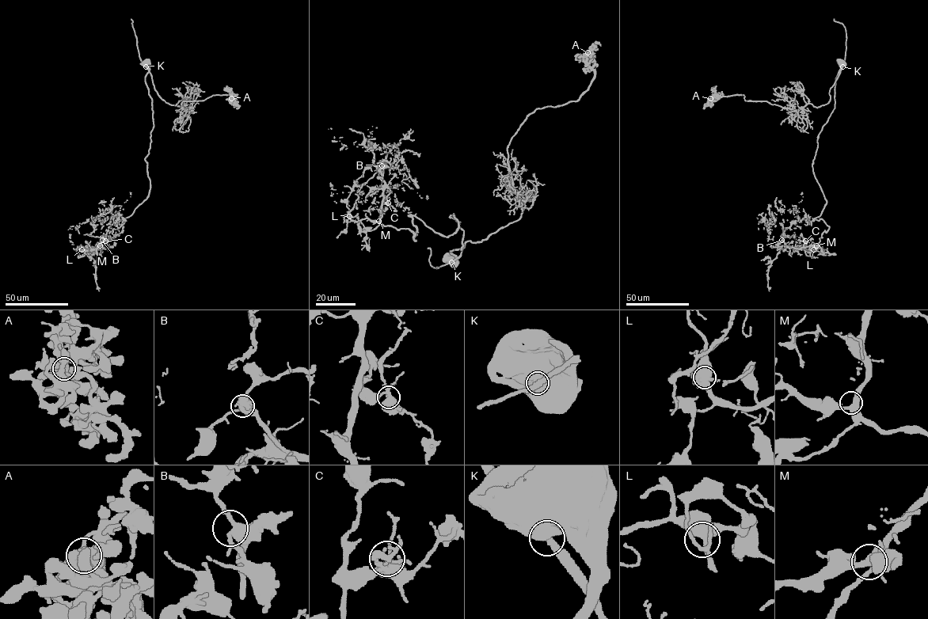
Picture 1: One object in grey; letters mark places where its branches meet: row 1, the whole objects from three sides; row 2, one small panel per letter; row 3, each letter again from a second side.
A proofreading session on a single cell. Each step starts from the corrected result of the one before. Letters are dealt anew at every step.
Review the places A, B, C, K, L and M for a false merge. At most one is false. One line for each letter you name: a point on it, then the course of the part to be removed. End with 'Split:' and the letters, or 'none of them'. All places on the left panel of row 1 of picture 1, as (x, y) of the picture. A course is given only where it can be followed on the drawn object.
K: at (146, 66); foreign part runs (146, 66), (157, 93), (166, 103), (183, 108), (192, 104), (185, 109), (183, 101), (236, 95), (236, 108)
Split: K

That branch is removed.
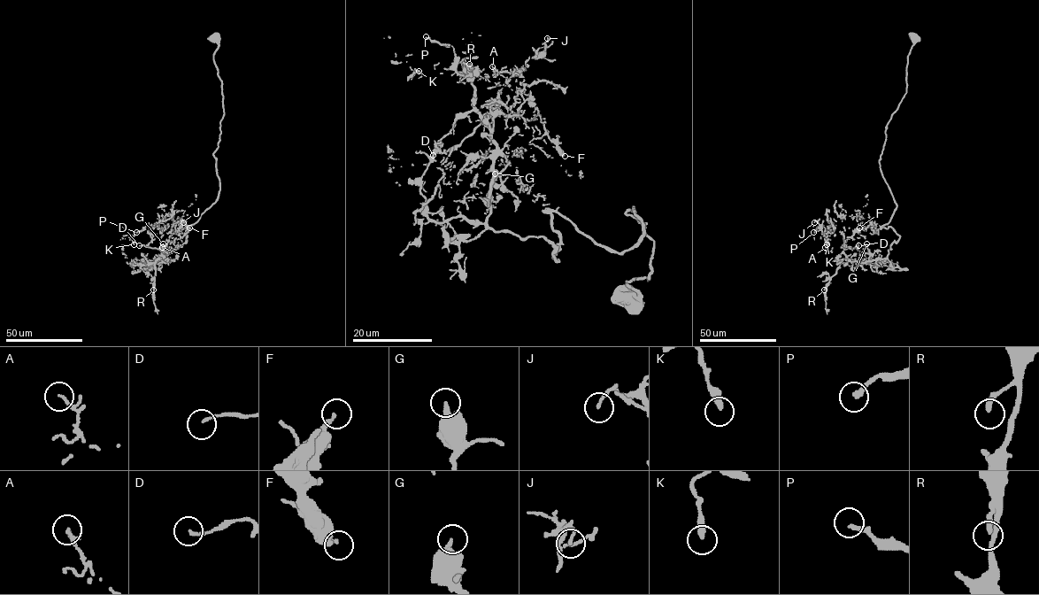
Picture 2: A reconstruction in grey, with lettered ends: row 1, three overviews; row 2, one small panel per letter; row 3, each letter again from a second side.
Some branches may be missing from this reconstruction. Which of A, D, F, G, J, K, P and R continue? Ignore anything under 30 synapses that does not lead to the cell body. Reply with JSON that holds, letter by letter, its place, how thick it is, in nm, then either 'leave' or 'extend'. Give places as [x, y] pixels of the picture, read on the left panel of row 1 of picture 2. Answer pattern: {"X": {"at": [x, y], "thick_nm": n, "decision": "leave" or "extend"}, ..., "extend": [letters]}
{"A": {"at": [162, 247], "thick_nm": 150, "decision": "leave"}, "D": {"at": [139, 245], "thick_nm": 130, "decision": "leave"}, "F": {"at": [189, 227], "thick_nm": 160, "decision": "leave"}, "G": {"at": [163, 243], "thick_nm": 280, "decision": "leave"}, "J": {"at": [183, 222], "thick_nm": 140, "decision": "leave"}, "K": {"at": [134, 244], "thick_nm": 320, "decision": "leave"}, "P": {"at": [136, 232], "thick_nm": 240, "decision": "leave"}, "R": {"at": [153, 289], "thick_nm": 240, "decision": "leave"}, "extend": []}

